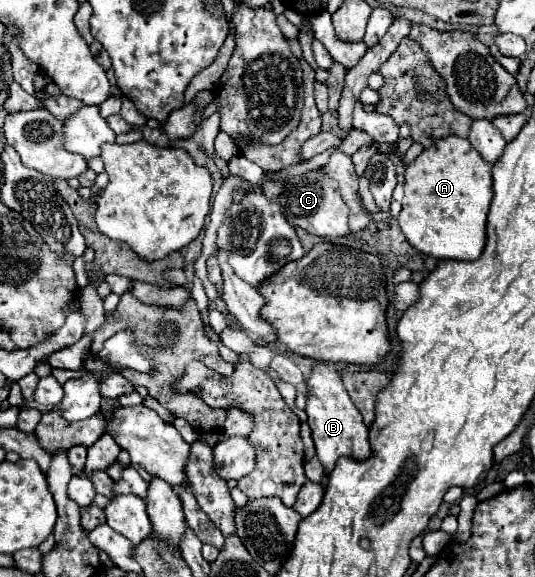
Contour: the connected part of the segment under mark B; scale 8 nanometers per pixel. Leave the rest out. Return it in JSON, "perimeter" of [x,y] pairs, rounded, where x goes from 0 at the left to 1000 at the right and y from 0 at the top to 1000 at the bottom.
{"perimeter":[[[593,631],[585,638],[581,655],[574,659],[578,686],[574,686],[574,731],[585,749],[585,766],[593,776],[593,794],[607,811],[607,825],[600,842],[607,846],[615,835],[615,821],[630,804],[634,790],[649,790],[660,797],[686,797],[693,787],[690,769],[690,742],[679,735],[679,721],[667,704],[656,697],[645,669],[637,666],[637,652],[630,641],[607,631]]]}

